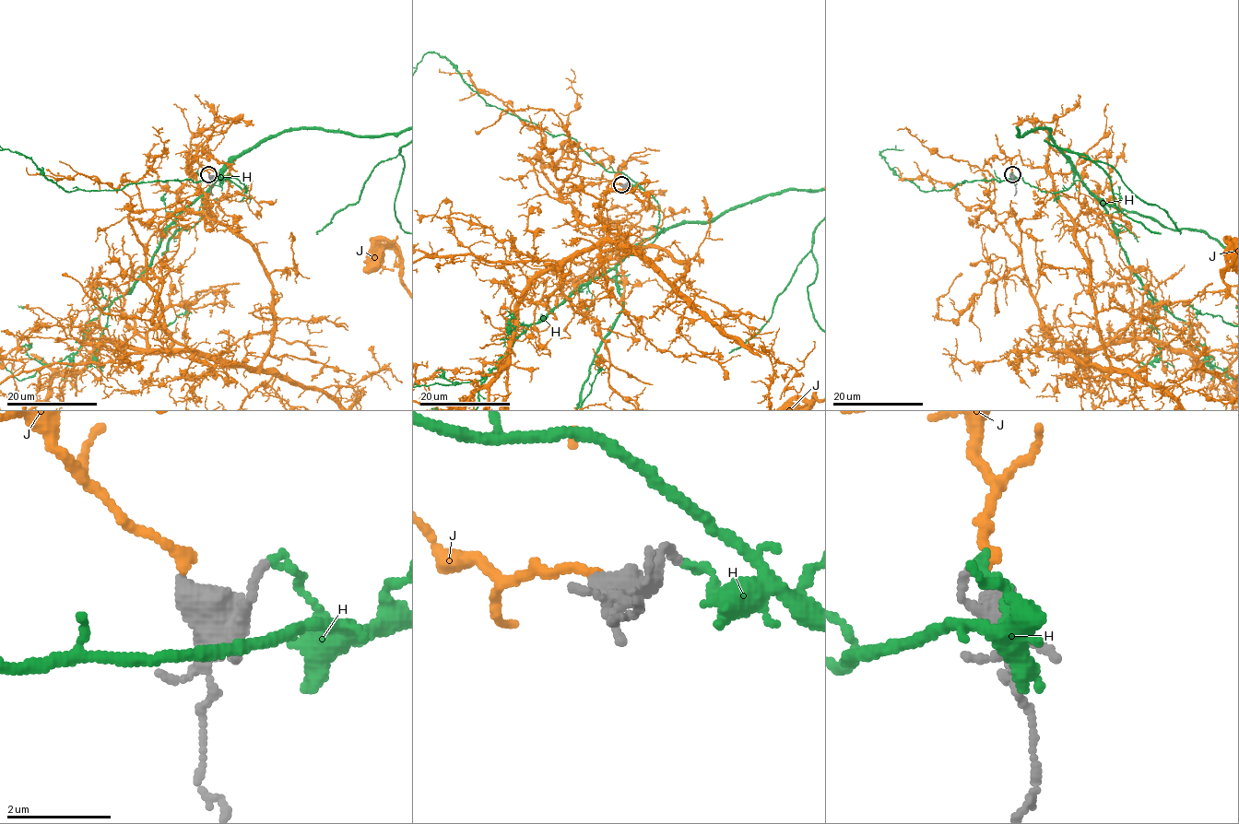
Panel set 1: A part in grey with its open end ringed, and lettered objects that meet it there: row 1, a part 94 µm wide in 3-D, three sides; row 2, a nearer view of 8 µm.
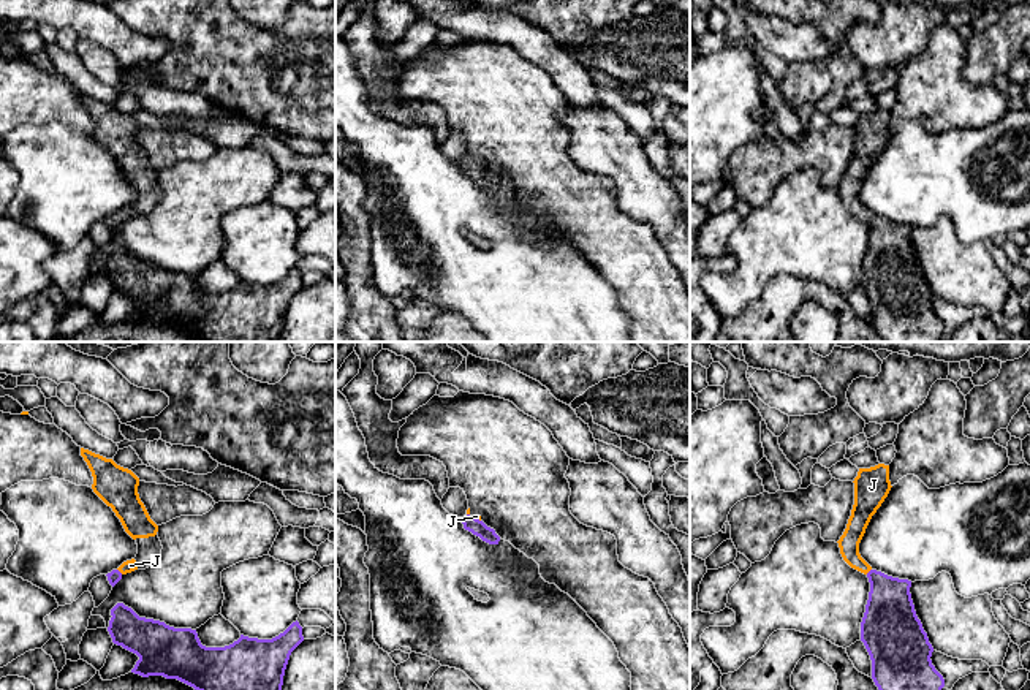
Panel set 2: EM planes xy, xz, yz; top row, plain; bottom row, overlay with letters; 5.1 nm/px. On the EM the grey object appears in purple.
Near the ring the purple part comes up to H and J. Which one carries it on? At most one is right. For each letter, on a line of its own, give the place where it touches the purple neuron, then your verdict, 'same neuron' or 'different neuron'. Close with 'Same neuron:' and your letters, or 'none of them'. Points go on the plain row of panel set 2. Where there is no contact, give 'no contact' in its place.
H: no contact | different neuron
J: xy (119, 217) | same neuron
Same neuron: J

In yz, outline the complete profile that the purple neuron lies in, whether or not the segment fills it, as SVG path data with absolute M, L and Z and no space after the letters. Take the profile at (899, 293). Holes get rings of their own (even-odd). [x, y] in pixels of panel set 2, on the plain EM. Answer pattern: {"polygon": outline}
{"polygon": "M889 111L859 114L854 150L839 193L843 206L870 228L861 286L872 305L872 324L883 342L940 342L943 321L932 310L933 293L916 261L911 226L873 215L859 199L865 174L891 136Z"}

